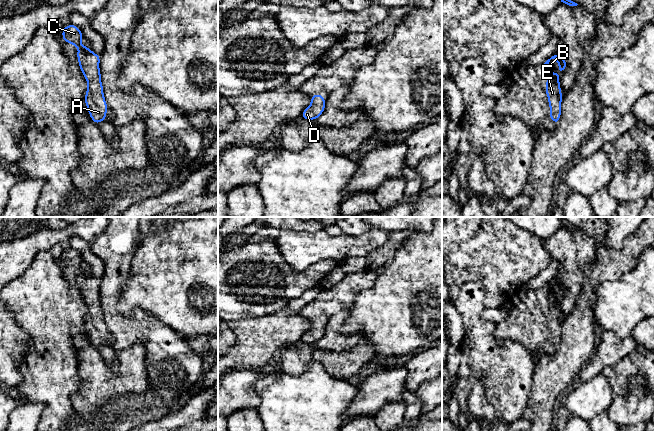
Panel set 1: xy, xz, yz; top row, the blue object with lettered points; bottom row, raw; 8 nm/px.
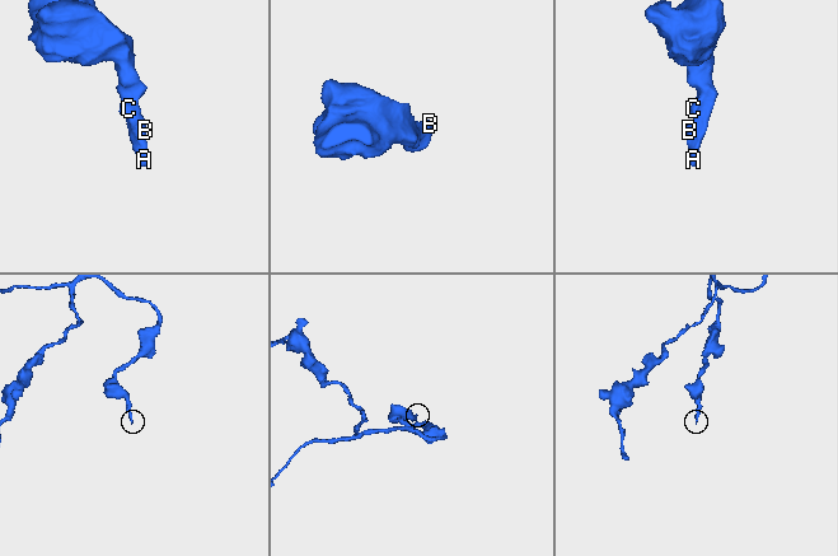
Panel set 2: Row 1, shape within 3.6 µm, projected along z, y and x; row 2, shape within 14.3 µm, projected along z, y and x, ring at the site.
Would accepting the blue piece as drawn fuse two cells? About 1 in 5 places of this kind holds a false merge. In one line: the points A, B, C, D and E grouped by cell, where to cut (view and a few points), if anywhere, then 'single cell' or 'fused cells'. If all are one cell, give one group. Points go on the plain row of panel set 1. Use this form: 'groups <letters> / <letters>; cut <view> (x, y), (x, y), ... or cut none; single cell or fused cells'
groups A B C D E; cut none; single cell

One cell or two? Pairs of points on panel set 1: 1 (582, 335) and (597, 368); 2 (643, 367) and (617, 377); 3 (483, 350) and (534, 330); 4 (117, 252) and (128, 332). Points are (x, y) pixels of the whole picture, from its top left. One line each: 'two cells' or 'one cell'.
1: two cells
2: one cell
3: two cells
4: one cell

